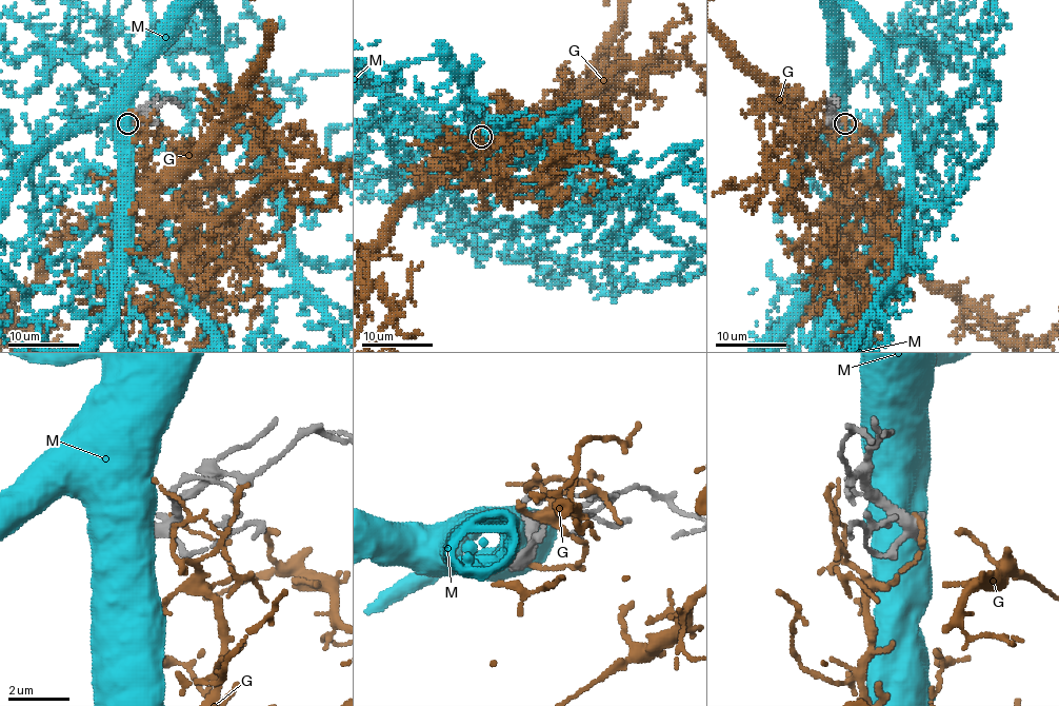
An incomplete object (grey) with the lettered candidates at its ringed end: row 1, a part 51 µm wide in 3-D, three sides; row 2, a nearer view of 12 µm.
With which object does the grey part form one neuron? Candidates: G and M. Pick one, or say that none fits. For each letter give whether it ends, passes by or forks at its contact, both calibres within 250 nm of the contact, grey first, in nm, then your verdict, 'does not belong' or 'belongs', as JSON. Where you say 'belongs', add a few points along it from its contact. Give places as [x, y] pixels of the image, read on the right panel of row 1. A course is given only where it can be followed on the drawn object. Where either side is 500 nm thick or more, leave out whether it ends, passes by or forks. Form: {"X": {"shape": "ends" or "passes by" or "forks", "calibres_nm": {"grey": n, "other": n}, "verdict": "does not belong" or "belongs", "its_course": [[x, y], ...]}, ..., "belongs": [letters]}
{"G": {"shape": "ends", "calibres_nm": {"grey": 380, "other": 140}, "verdict": "does not belong"}, "M": {"calibres_nm": {"grey": 320, "other": 750}, "verdict": "does not belong"}, "belongs": []}

